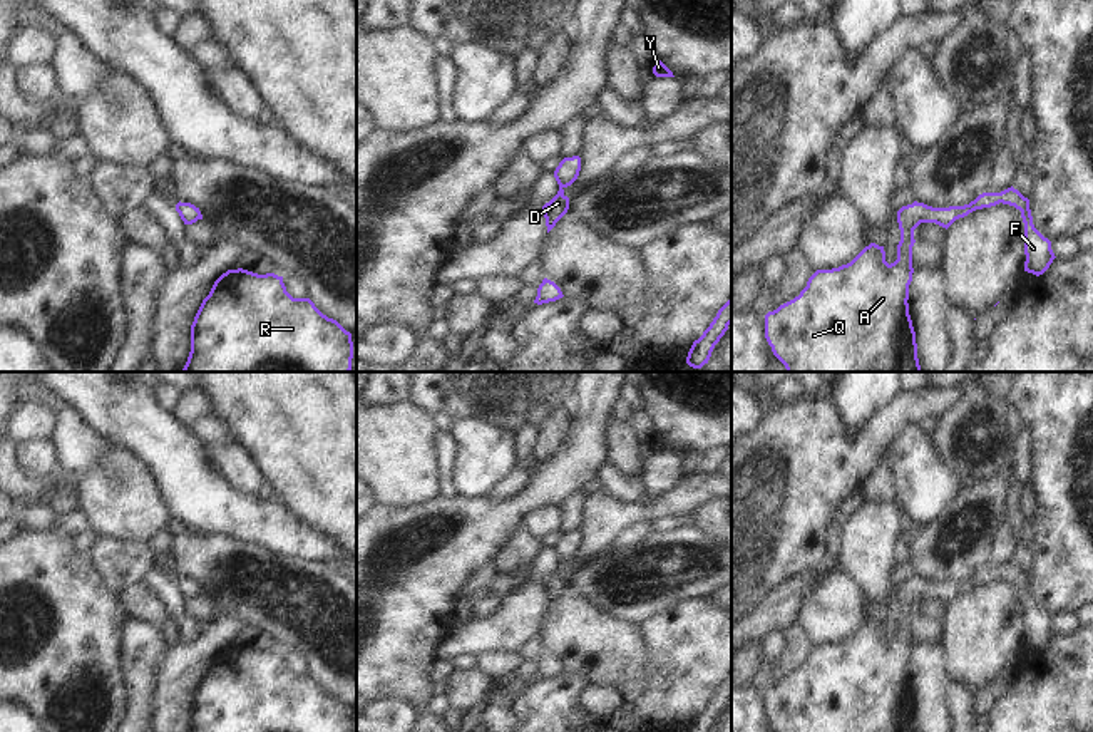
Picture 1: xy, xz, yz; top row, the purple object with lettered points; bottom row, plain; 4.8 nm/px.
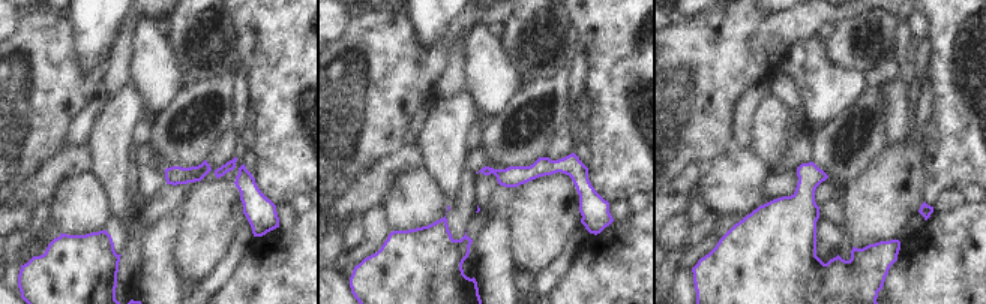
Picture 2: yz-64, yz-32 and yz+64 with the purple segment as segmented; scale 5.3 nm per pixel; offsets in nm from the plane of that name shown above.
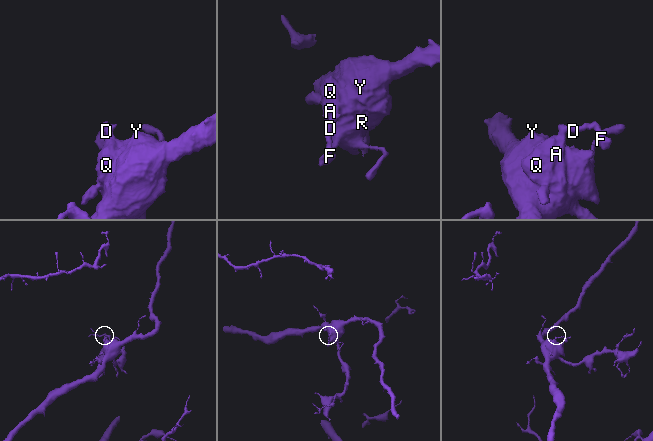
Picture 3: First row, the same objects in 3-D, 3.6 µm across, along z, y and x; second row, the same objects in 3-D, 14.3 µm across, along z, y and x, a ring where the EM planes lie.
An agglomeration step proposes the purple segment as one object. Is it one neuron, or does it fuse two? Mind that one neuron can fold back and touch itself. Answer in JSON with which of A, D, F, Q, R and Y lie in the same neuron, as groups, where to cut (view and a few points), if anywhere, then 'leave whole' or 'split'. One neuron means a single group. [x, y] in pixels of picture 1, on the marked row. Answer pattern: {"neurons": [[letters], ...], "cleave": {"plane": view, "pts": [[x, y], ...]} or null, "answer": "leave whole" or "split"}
{"neurons": [["A", "D", "F", "Q", "R", "Y"]], "cleave": null, "answer": "leave whole"}

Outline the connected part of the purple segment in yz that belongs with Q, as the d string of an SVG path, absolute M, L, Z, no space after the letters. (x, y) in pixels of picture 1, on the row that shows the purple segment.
M1013 186L1001 193L983 193L964 206L932 208L914 201L897 211L901 241L894 263L885 261L884 246L870 243L850 263L832 270L817 270L798 296L765 315L765 338L773 355L787 372L922 372L907 303L914 273L914 229L921 223L936 223L947 229L956 219L999 203L1021 211L1024 271L1043 275L1056 258L1051 241L1034 228L1029 199Z

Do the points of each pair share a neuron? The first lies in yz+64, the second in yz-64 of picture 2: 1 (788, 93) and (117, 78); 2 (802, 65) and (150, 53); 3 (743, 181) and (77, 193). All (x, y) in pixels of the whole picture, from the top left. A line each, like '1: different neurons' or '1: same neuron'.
1: same neuron
2: same neuron
3: same neuron

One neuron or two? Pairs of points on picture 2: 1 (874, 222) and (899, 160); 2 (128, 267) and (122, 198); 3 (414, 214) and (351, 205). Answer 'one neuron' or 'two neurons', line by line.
1: one neuron
2: two neurons
3: two neurons

